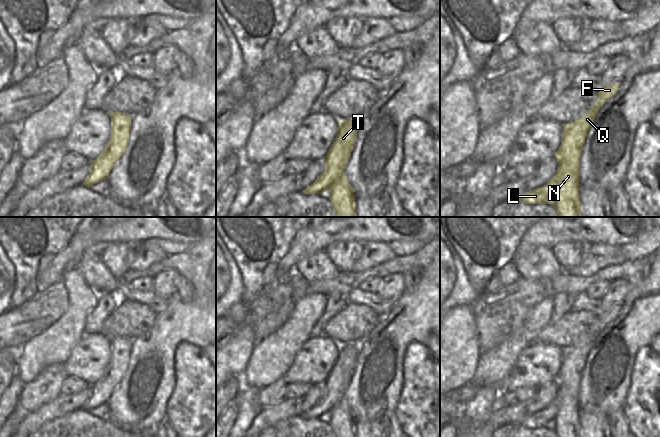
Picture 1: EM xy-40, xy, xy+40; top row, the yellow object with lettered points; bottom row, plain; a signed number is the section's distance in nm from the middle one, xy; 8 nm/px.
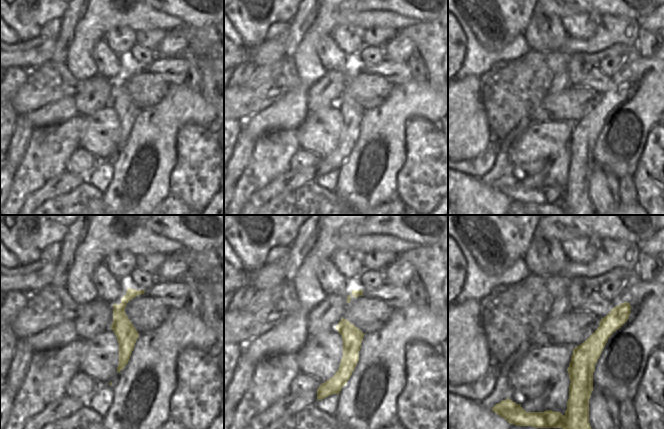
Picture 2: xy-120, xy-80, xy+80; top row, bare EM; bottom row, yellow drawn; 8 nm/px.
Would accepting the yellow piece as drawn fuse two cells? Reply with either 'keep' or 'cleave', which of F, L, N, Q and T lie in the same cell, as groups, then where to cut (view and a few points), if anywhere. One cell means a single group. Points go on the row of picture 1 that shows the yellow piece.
cleave; F N Q / L T; cut in xy+40 along (557, 173), (558, 188), (553, 204)

